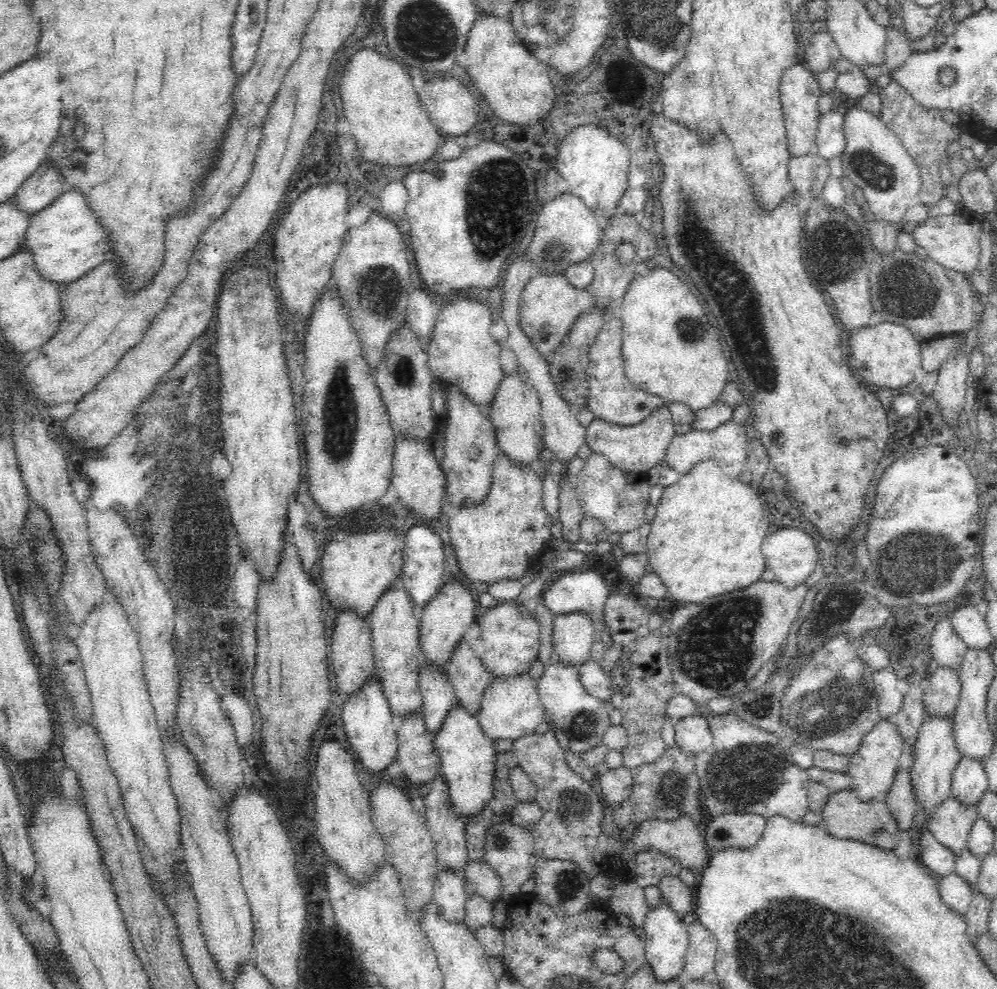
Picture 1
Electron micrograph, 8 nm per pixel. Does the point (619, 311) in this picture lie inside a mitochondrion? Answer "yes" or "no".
no

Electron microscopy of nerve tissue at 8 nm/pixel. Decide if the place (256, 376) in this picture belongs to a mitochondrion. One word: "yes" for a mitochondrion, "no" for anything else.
no

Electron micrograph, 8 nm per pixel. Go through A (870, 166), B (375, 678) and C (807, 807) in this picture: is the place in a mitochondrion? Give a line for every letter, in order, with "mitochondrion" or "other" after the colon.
A: mitochondrion
B: other
C: other

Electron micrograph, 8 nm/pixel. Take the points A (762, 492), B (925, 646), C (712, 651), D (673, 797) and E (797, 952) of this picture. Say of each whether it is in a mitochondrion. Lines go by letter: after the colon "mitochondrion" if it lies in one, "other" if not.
A: other
B: other
C: mitochondrion
D: mitochondrion
E: mitochondrion

